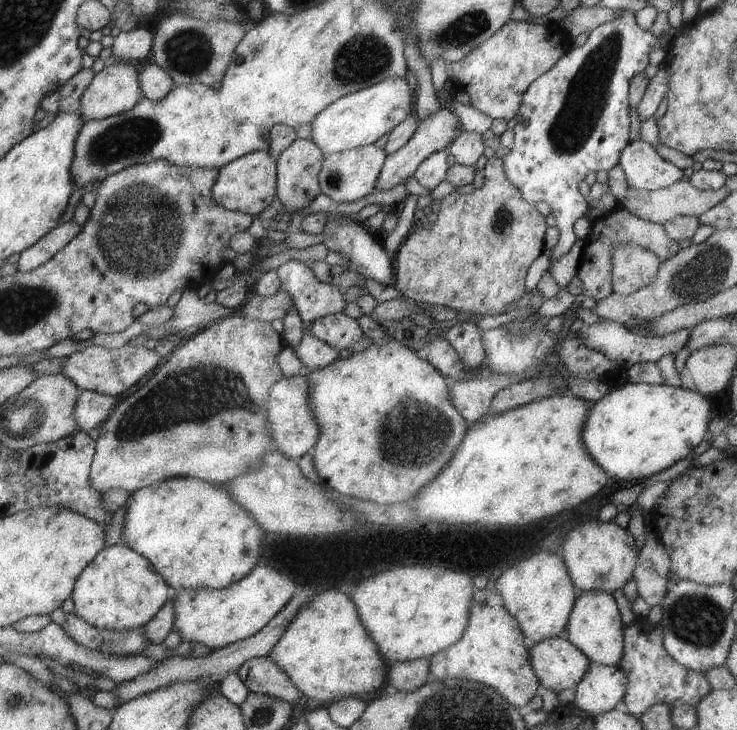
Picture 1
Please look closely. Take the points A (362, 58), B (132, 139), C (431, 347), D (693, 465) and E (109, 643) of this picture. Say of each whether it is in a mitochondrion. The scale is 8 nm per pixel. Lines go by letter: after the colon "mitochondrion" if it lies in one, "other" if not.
A: mitochondrion
B: mitochondrion
C: other
D: other
E: mitochondrion

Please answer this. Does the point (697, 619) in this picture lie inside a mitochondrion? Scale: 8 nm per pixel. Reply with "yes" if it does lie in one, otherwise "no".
yes

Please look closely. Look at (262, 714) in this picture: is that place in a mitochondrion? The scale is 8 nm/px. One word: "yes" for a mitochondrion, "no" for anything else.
yes

